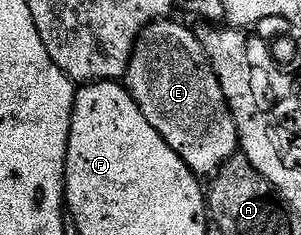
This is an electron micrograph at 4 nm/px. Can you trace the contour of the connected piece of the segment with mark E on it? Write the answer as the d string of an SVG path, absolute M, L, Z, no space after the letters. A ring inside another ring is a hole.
M174 18L157 20L139 34L130 55L124 84L130 97L140 106L144 118L148 118L152 130L156 130L160 138L164 138L164 142L168 142L168 146L176 150L180 158L184 158L184 162L195 176L213 177L226 165L226 161L239 155L240 145L236 122L233 121L232 110L225 100L224 92L213 72L209 58L206 57L197 35L191 30L189 32L184 25L177 24Z

